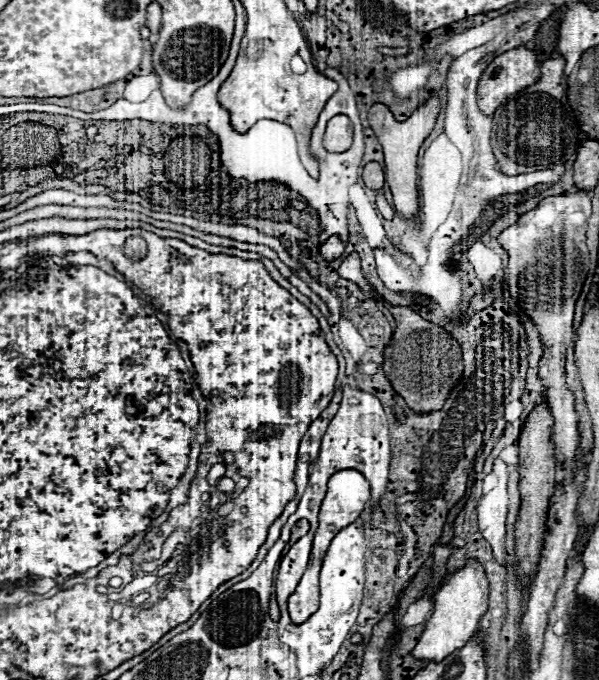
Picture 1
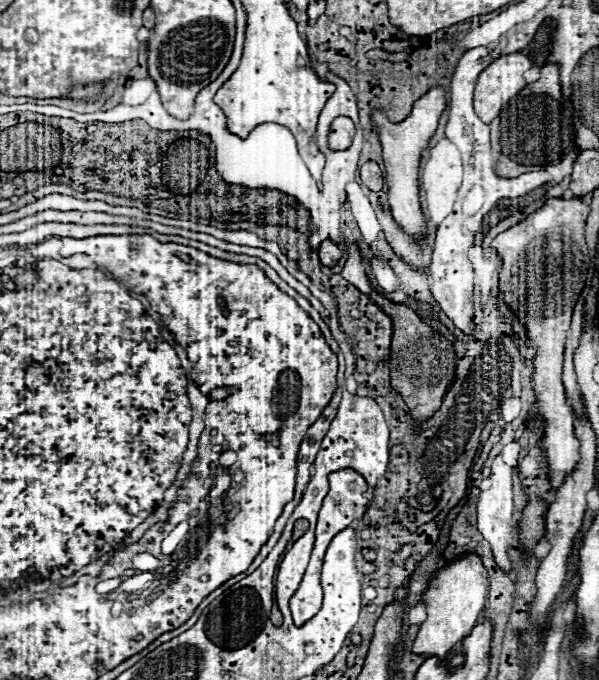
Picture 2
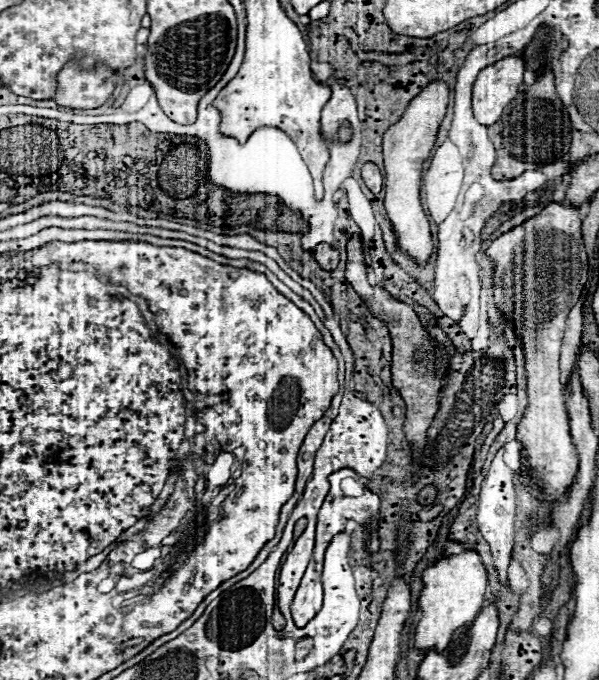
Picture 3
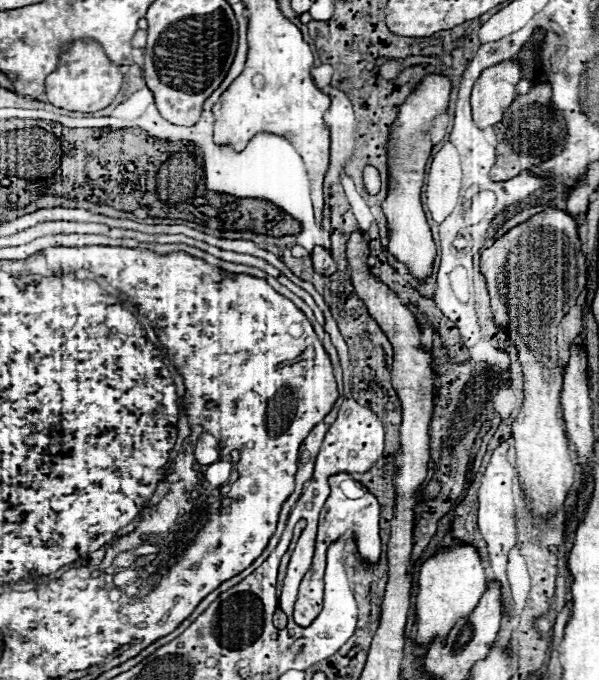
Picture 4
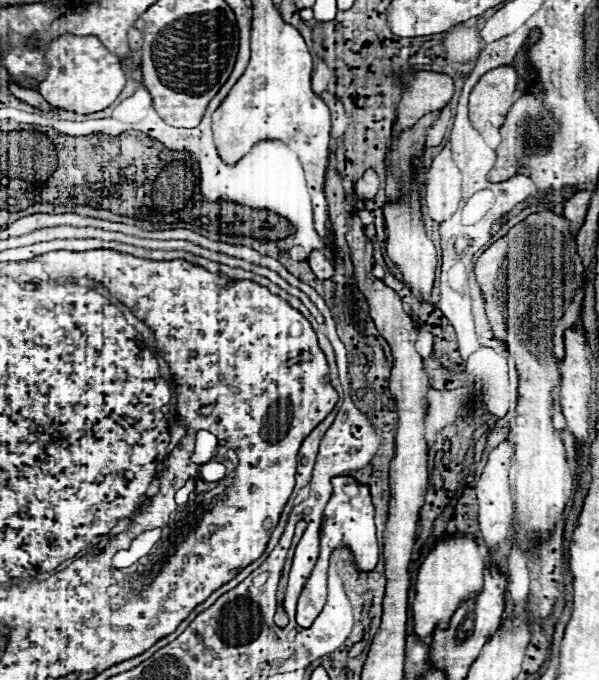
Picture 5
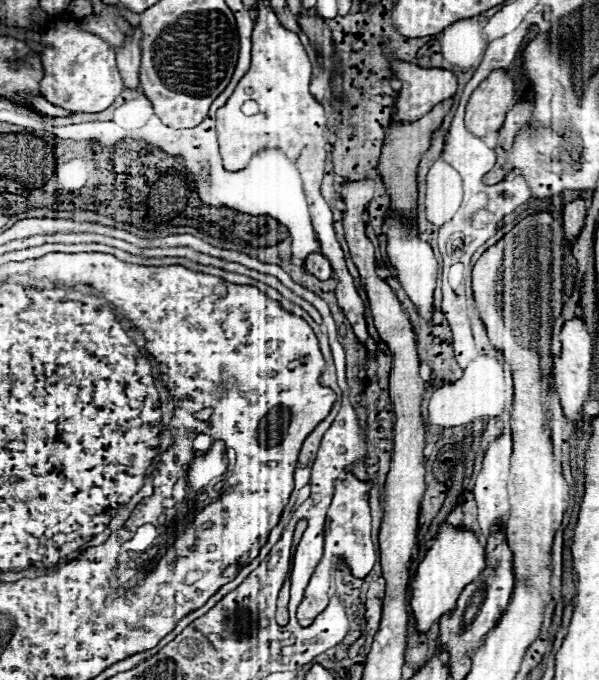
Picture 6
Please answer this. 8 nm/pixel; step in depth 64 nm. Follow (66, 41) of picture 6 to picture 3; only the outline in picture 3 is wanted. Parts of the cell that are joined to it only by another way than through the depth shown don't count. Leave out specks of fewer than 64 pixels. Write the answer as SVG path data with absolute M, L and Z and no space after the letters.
M70 62L58 74L58 90L52 100L68 108L98 108L112 94L116 80L118 74L104 66L82 72L76 62Z

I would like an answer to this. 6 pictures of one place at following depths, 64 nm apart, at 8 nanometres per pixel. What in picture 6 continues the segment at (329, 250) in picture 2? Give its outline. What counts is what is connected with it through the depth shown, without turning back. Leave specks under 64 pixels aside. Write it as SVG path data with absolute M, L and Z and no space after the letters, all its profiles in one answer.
M312 252L312 254L304 260L304 266L306 266L306 270L308 270L310 274L314 274L318 280L328 280L328 278L332 278L332 266L330 266L330 262L328 262L322 254L318 254L318 252Z

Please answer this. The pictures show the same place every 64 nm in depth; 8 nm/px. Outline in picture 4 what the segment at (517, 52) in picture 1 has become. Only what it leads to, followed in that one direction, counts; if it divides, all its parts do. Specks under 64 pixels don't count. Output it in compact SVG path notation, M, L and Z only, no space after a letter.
M504 60L486 68L472 88L472 118L480 128L494 126L502 120L504 110L516 98L516 84L522 72L516 60Z

